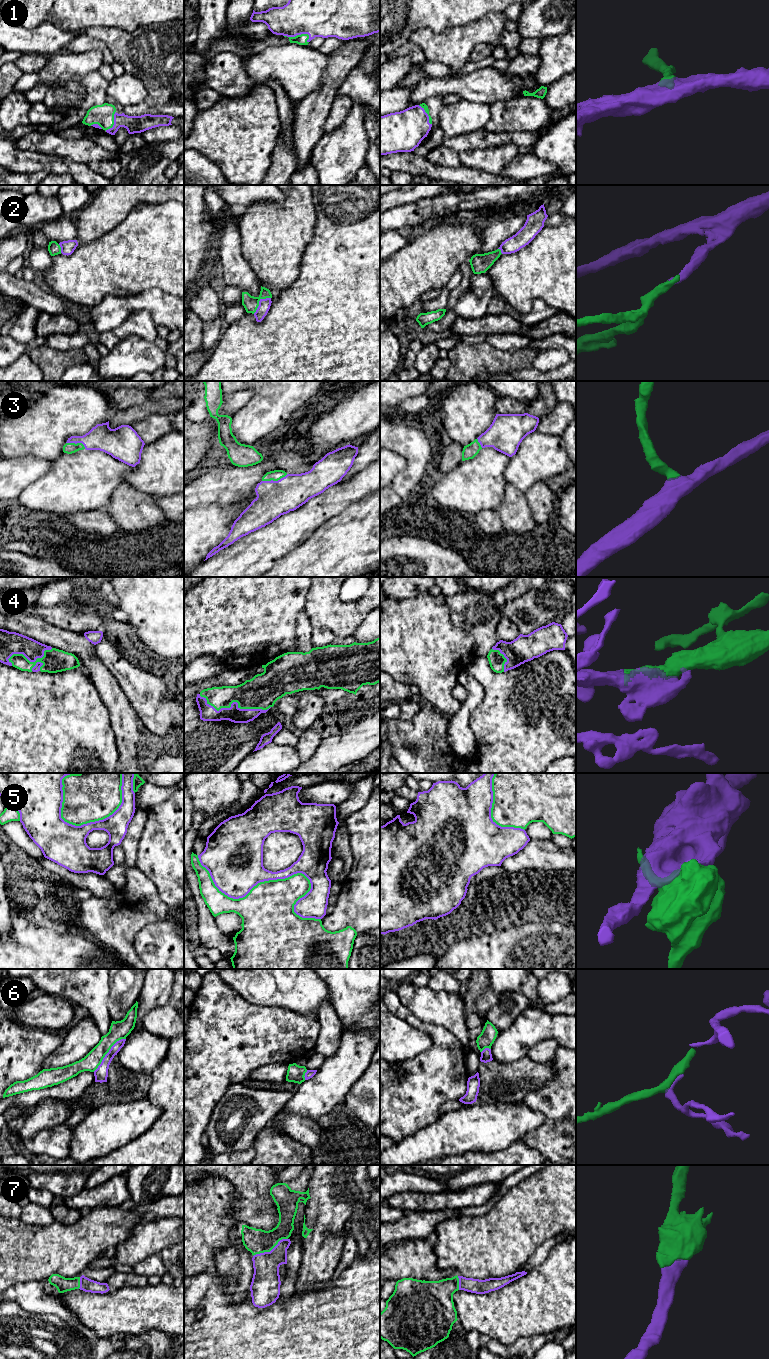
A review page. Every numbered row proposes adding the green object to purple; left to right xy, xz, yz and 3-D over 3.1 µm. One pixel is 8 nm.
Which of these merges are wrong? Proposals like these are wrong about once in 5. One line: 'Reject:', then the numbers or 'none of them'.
Reject: 5, 6

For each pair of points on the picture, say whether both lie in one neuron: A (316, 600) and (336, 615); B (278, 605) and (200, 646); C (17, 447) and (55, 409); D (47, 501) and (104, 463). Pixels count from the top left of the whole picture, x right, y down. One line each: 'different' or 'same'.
A: same
B: same
C: same
D: same

